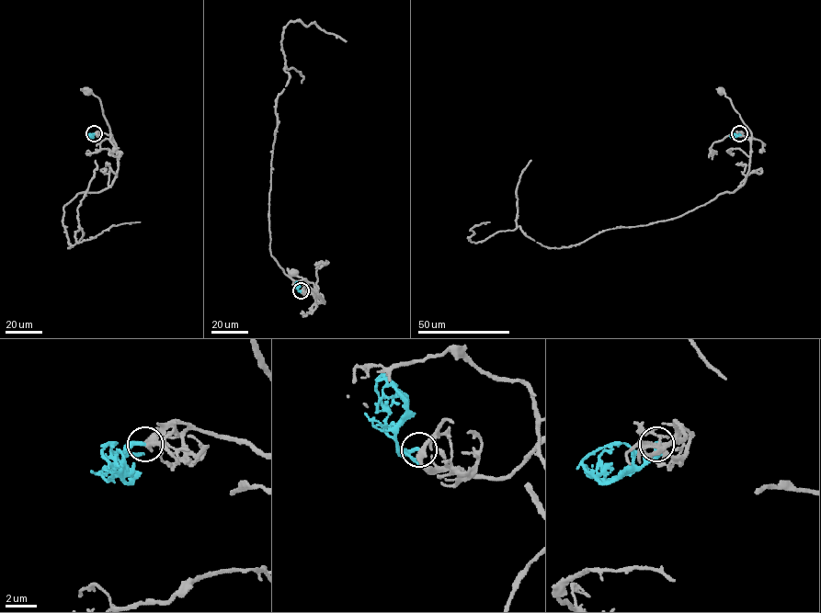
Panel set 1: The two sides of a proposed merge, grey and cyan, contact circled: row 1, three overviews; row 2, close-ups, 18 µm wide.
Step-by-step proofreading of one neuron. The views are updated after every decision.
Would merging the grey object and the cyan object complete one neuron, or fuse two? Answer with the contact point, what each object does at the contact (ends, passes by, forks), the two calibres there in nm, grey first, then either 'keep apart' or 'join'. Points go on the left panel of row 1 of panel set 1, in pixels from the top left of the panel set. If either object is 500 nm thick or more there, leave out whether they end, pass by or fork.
place (94, 133); grey passes by; cyan ends; calibres 300 and 260 nm; keep apart

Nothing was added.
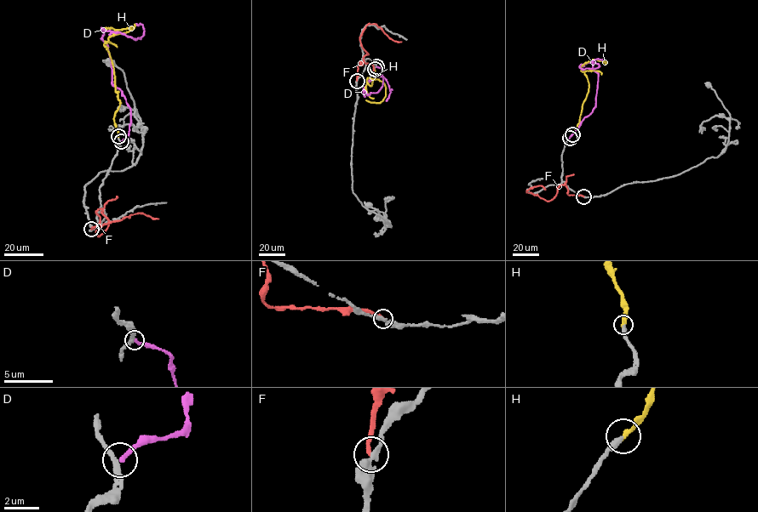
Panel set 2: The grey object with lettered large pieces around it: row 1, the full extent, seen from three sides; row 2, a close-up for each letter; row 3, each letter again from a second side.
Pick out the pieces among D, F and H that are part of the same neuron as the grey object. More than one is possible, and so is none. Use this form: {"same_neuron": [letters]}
{"same_neuron": ["H"]}

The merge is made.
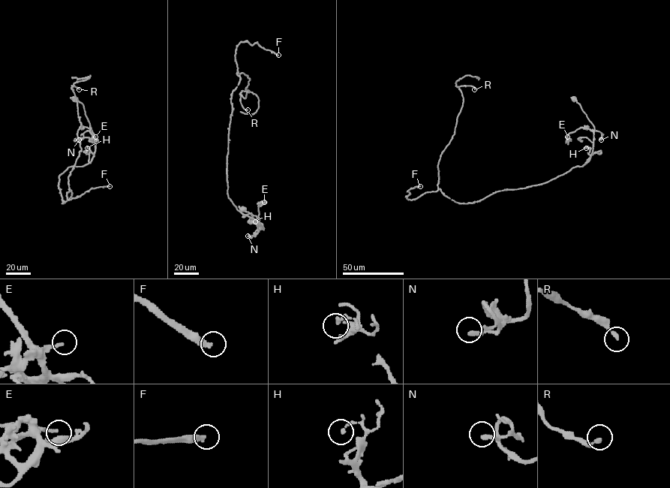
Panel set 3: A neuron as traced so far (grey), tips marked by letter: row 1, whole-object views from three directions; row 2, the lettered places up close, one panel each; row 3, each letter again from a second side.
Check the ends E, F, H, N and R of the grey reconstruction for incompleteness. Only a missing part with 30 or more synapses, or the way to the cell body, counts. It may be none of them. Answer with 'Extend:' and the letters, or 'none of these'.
Extend: F

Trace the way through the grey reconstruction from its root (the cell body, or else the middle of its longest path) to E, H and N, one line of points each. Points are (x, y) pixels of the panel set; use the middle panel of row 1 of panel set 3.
E: (242, 209), (252, 215), (260, 229), (258, 205), (264, 202)
H: (242, 209), (252, 215), (259, 229), (263, 228), (262, 223), (257, 225), (255, 221)
N: (242, 209), (252, 215), (260, 229), (258, 228), (251, 238), (247, 236)

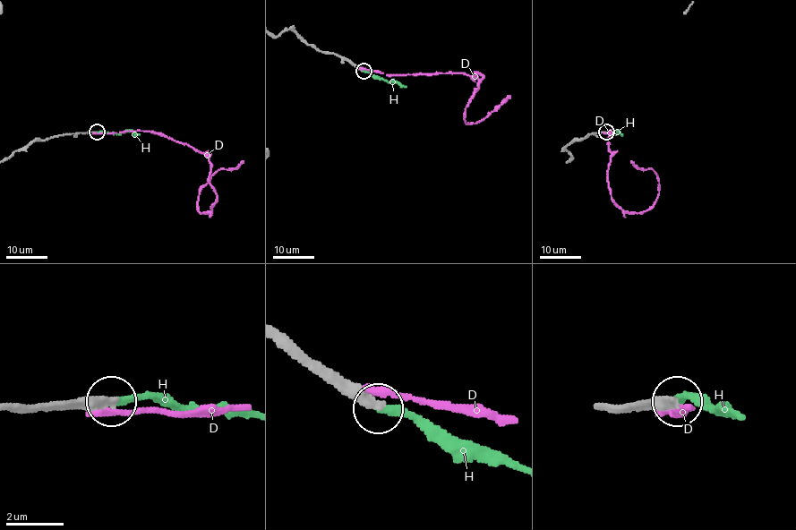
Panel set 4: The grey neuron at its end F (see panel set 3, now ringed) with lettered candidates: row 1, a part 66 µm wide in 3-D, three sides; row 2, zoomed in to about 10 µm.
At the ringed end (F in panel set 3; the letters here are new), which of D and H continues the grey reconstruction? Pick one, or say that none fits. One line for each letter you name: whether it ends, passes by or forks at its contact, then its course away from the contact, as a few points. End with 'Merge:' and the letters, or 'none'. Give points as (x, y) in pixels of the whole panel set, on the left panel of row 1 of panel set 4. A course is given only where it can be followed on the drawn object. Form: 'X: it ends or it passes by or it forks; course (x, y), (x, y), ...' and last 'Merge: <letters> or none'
H: it ends; course (97, 132), (133, 132), (140, 134)
Merge: H

